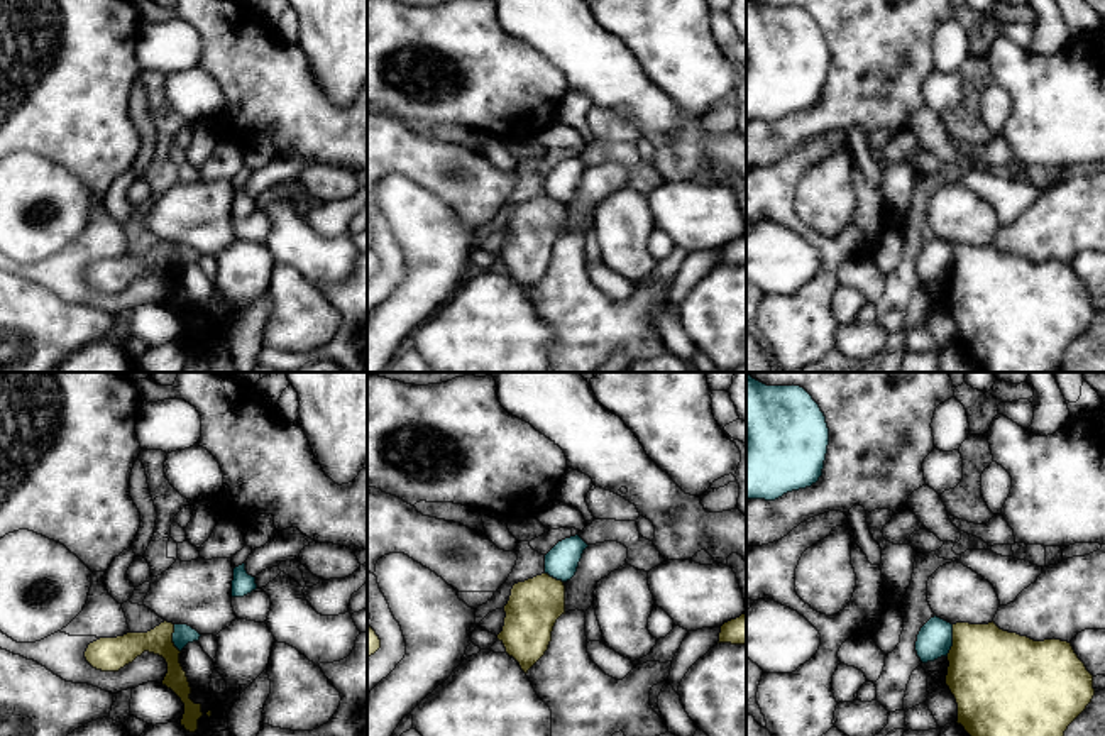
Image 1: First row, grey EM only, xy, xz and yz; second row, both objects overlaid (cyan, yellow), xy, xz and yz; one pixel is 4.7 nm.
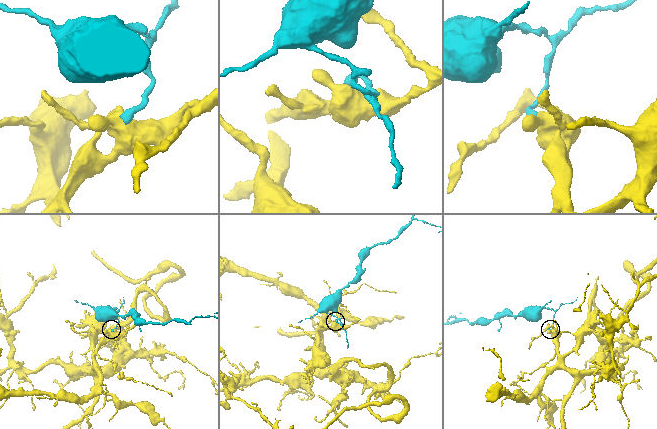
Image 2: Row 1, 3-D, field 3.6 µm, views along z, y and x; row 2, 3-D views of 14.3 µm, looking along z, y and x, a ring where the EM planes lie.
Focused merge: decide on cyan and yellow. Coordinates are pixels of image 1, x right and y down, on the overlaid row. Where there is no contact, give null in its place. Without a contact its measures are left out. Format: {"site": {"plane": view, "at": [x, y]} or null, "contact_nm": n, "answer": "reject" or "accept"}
{"site": {"plane": "yz", "at": [951, 640]}, "contact_nm": 160, "answer": "reject"}

